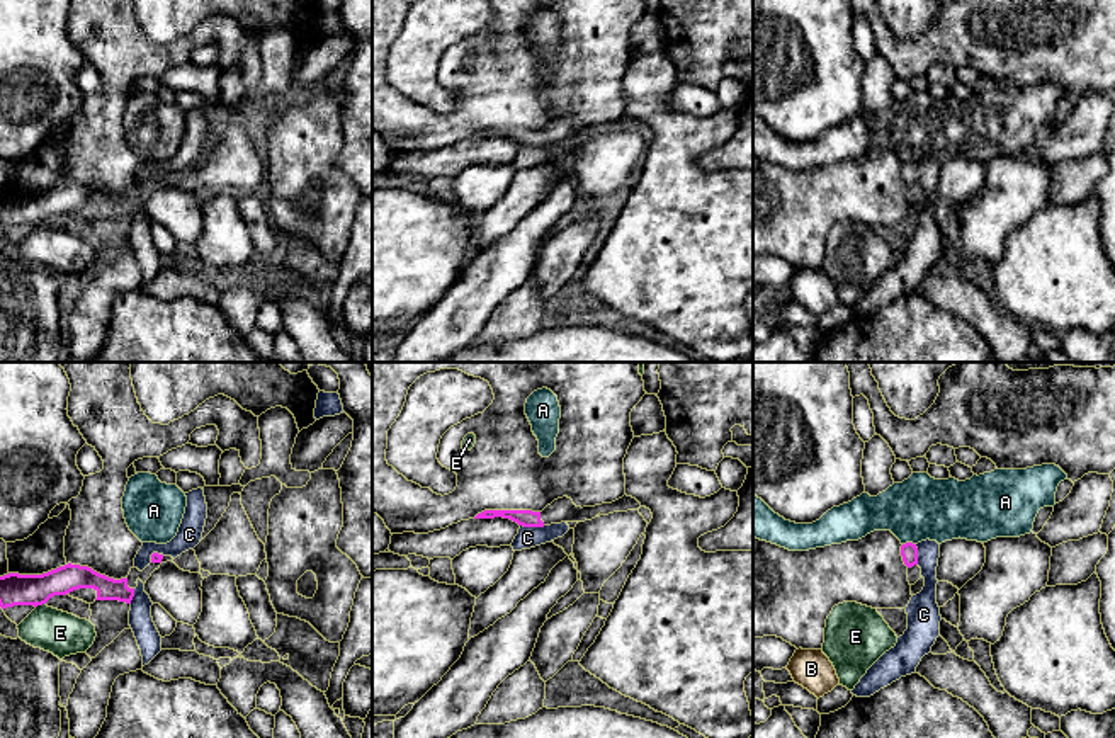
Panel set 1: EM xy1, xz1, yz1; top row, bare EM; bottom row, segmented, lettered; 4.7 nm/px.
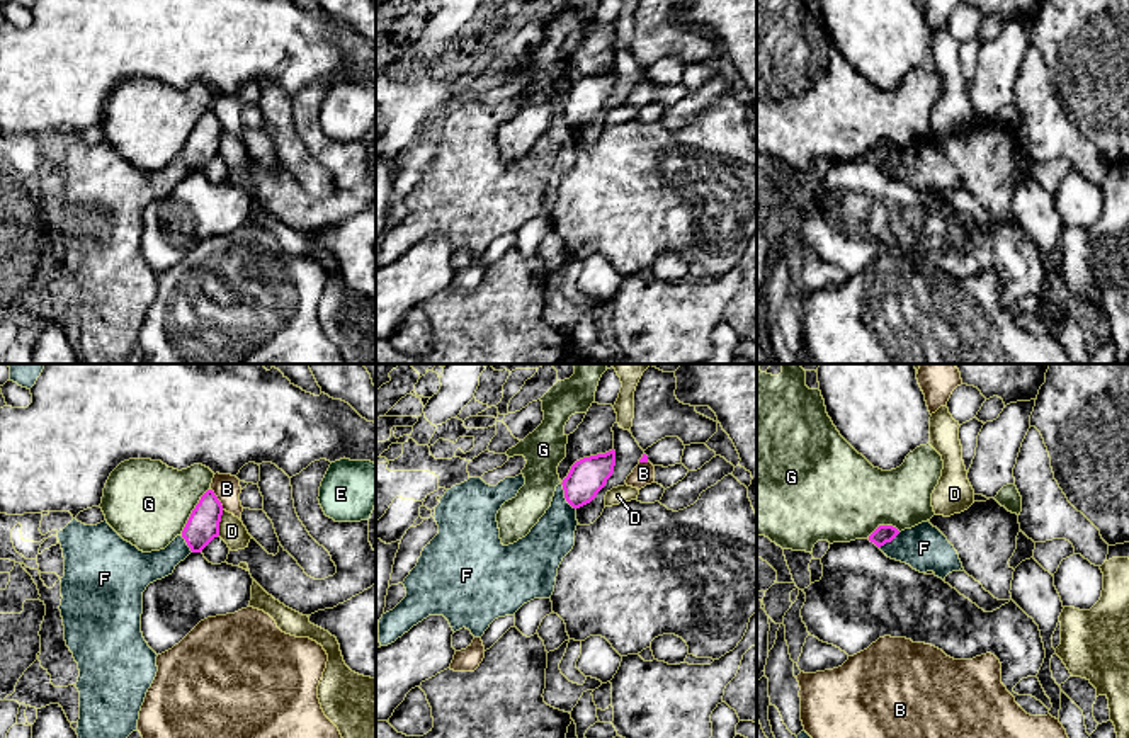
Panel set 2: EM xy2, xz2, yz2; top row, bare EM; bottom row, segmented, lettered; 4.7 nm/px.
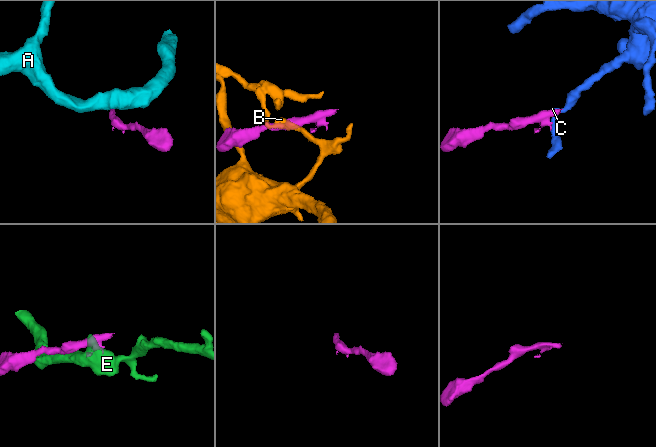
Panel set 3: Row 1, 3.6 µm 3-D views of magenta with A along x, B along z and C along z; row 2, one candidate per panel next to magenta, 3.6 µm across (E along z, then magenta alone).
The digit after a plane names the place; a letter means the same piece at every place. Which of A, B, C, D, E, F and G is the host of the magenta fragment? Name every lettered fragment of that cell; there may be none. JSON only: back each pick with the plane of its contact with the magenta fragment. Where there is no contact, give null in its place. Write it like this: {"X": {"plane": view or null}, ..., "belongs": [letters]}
{"belongs": []}

